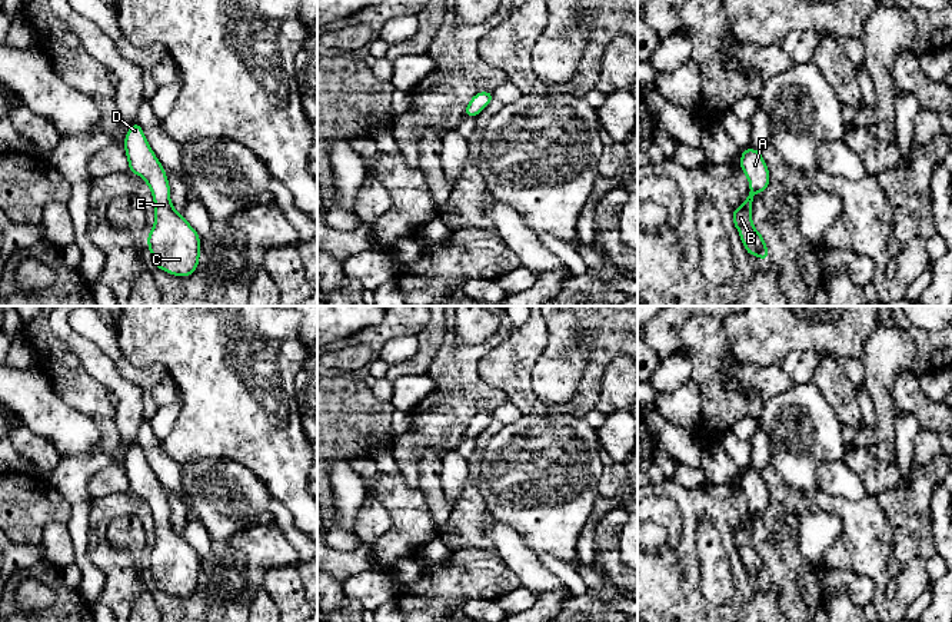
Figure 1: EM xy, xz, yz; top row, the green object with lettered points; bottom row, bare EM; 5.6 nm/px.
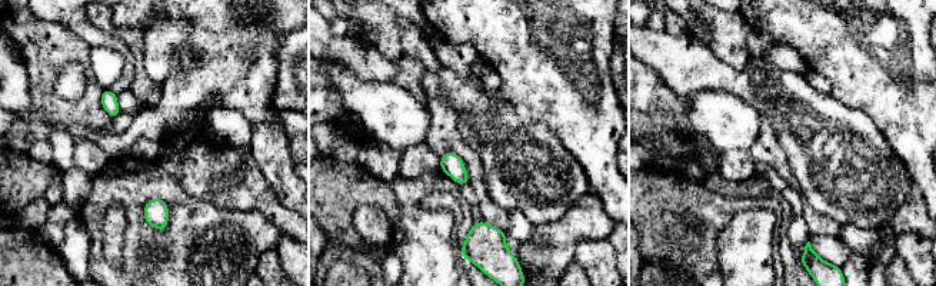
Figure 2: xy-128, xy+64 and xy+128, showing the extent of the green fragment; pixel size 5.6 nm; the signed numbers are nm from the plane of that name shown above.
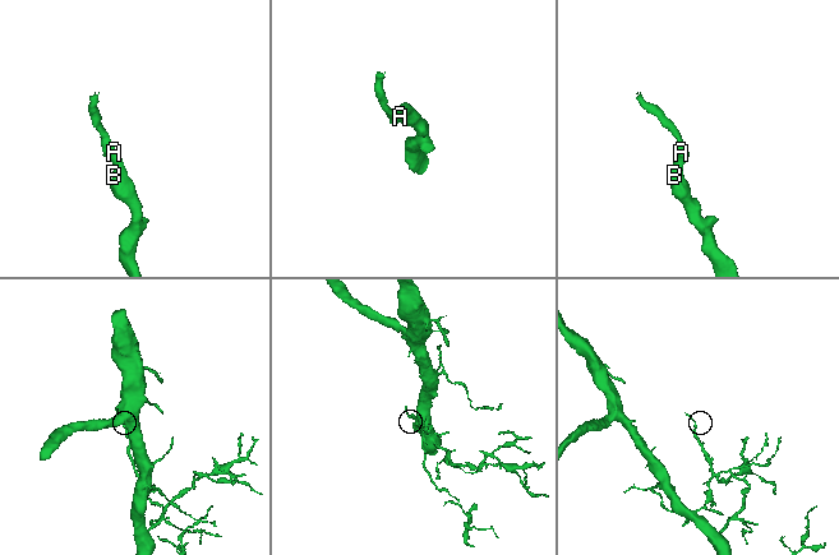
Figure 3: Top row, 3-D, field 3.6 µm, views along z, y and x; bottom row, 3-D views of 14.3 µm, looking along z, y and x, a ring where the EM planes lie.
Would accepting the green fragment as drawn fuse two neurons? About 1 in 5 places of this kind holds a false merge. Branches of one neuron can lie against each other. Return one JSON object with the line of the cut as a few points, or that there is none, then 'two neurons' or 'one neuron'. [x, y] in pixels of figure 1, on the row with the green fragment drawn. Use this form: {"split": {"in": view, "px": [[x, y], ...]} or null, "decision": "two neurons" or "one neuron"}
{"split": null, "decision": "one neuron"}

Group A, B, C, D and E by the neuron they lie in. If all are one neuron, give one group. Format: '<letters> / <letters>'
A B C D E

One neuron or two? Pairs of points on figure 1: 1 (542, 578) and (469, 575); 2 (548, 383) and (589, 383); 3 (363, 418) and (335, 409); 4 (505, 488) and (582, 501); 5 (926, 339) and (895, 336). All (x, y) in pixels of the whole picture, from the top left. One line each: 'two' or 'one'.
1: two
2: two
3: one
4: one
5: two

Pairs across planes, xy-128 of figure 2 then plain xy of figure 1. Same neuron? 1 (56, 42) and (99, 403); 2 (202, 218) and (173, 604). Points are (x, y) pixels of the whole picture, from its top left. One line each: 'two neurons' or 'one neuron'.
1: one neuron
2: one neuron

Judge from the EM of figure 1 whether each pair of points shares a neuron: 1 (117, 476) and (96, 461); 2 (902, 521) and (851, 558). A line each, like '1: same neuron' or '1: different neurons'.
1: different neurons
2: different neurons

